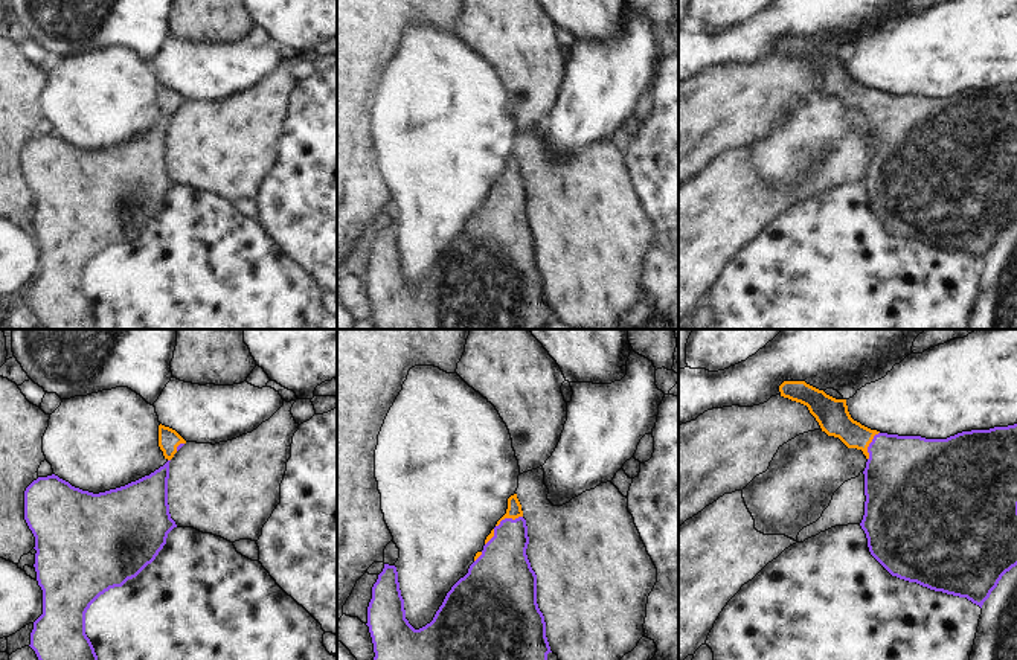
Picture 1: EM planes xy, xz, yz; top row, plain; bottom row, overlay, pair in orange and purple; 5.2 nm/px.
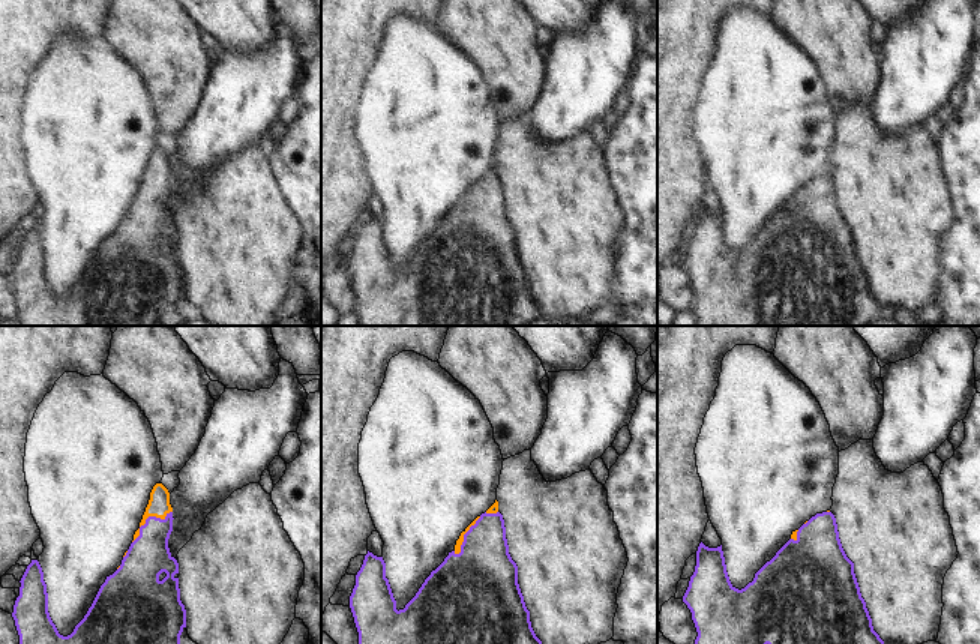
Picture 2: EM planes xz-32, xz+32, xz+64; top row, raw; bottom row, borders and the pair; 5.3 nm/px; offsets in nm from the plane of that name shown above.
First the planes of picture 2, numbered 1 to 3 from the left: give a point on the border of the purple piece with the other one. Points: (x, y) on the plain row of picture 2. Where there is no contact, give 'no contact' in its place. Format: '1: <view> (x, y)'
1: xz-32 (147, 180)
2: xz+32 (462, 200)
3: xz+64 (796, 200)

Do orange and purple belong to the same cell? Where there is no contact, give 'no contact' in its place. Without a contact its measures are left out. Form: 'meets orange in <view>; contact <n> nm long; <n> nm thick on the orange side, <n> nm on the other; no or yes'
meets orange in xz; contact 160 nm long; 80 nm thick on the orange side, 260 nm on the other; yes

